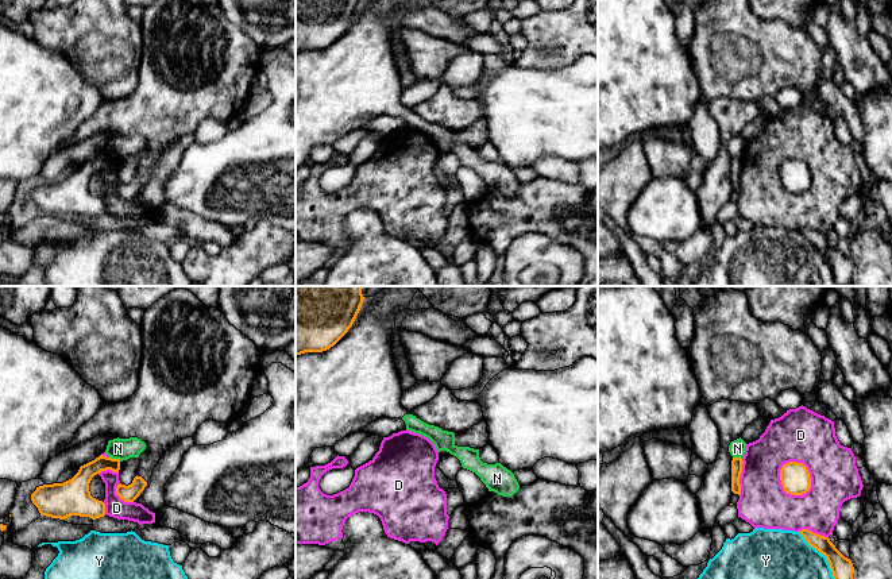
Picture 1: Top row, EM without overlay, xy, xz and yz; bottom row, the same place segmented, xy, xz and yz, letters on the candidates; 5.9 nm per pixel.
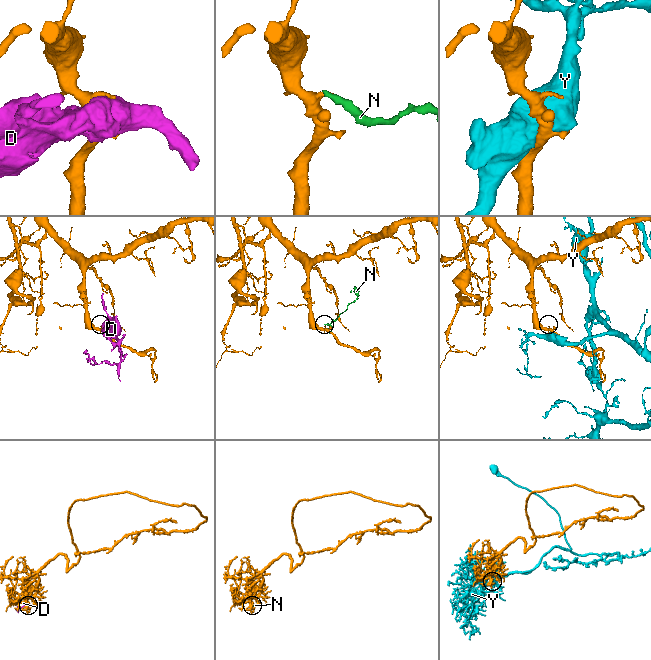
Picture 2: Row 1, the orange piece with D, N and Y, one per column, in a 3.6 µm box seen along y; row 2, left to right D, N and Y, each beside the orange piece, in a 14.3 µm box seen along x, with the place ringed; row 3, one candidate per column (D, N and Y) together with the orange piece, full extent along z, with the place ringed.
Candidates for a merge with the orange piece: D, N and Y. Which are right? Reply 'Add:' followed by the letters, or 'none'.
Add: none

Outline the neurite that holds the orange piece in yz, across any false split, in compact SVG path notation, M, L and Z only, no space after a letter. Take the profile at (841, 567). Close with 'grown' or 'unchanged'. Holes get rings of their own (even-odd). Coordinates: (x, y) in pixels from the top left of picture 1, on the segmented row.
M802 529L799 533L811 547L826 556L834 579L853 579L854 567L852 560L845 557L829 537L816 534L808 529Z | unchanged

